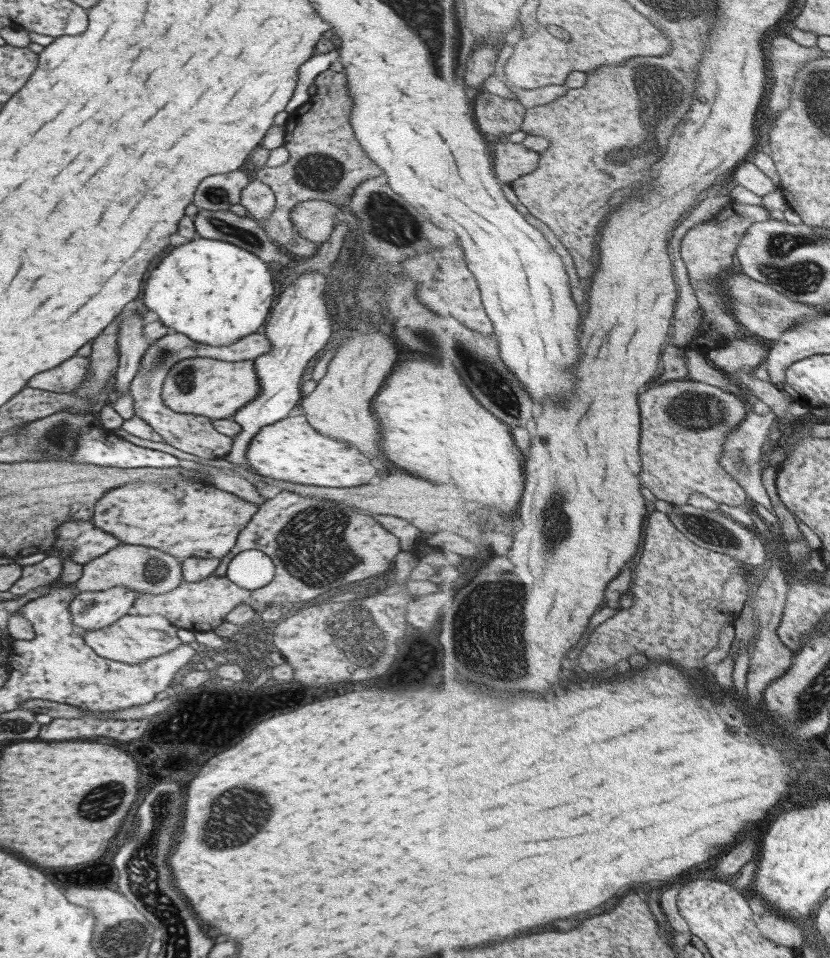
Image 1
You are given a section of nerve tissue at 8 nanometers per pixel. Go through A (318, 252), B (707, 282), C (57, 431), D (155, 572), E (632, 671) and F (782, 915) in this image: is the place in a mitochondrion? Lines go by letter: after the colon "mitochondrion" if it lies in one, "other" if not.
A: other
B: other
C: mitochondrion
D: mitochondrion
E: other
F: other

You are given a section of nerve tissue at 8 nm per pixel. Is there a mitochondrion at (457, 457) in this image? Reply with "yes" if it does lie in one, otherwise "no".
no

